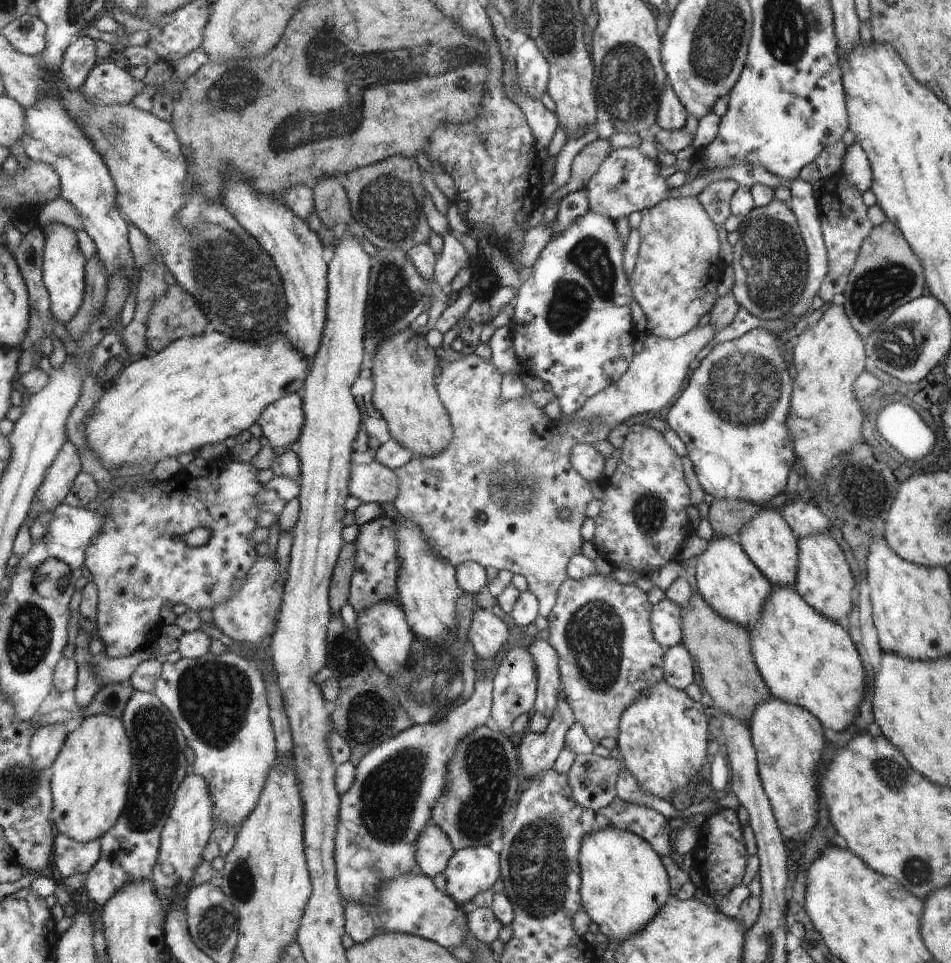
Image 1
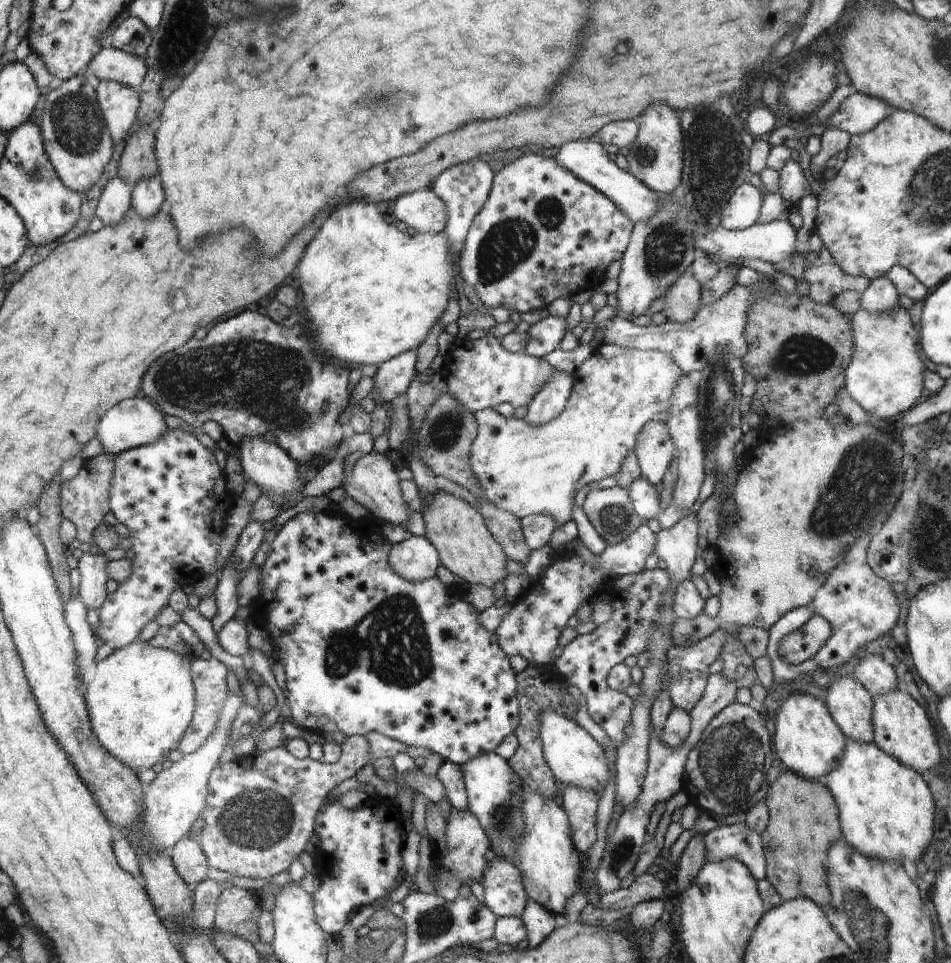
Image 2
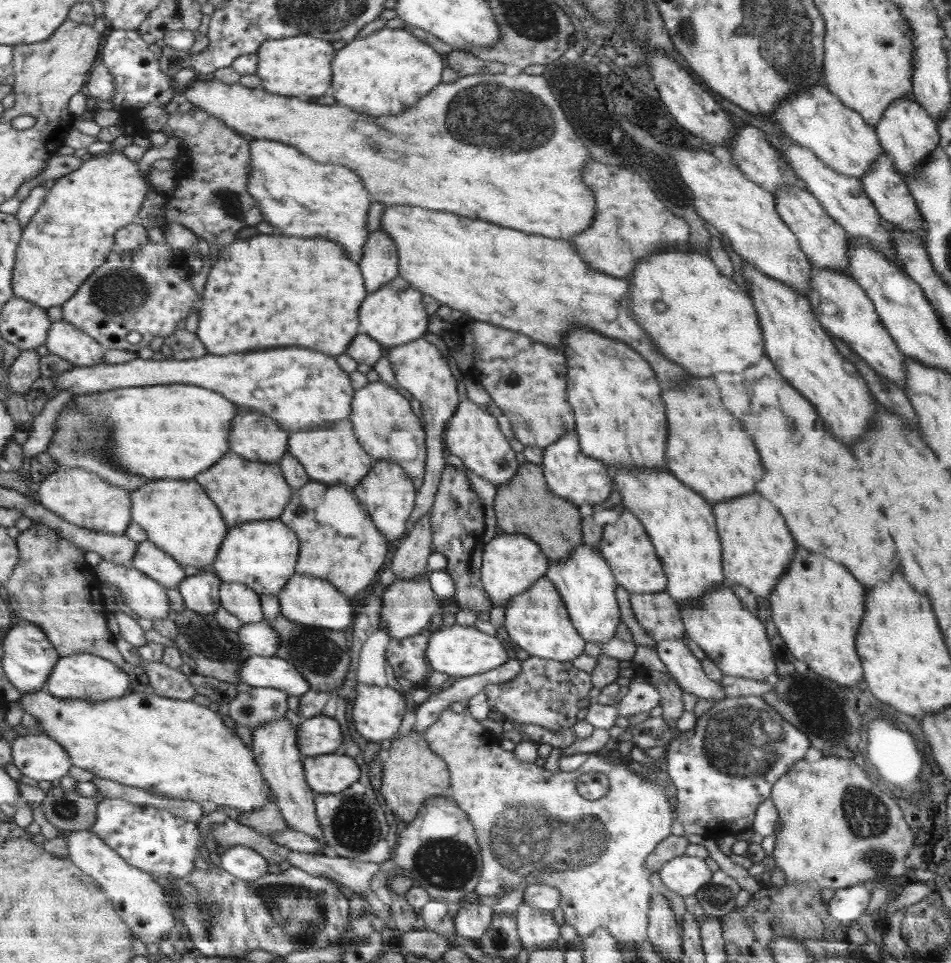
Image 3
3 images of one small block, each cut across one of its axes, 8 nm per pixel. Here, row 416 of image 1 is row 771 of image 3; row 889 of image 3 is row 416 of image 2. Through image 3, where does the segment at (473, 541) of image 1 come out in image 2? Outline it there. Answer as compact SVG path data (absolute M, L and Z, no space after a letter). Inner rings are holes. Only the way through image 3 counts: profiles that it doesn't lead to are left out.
M601 343L573 373L574 385L565 410L551 422L532 425L525 419L505 418L492 408L474 414L478 431L470 452L470 467L485 498L518 519L533 515L551 517L556 529L574 516L574 496L584 484L615 476L638 435L654 414L667 410L682 370L671 355Z

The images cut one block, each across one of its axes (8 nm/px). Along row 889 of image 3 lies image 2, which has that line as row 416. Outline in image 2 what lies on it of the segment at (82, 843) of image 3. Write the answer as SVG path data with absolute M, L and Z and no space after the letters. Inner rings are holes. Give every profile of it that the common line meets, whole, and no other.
M145 395L128 399L104 416L97 438L103 443L105 453L114 455L158 443L170 430L164 420L165 415L160 406Z

